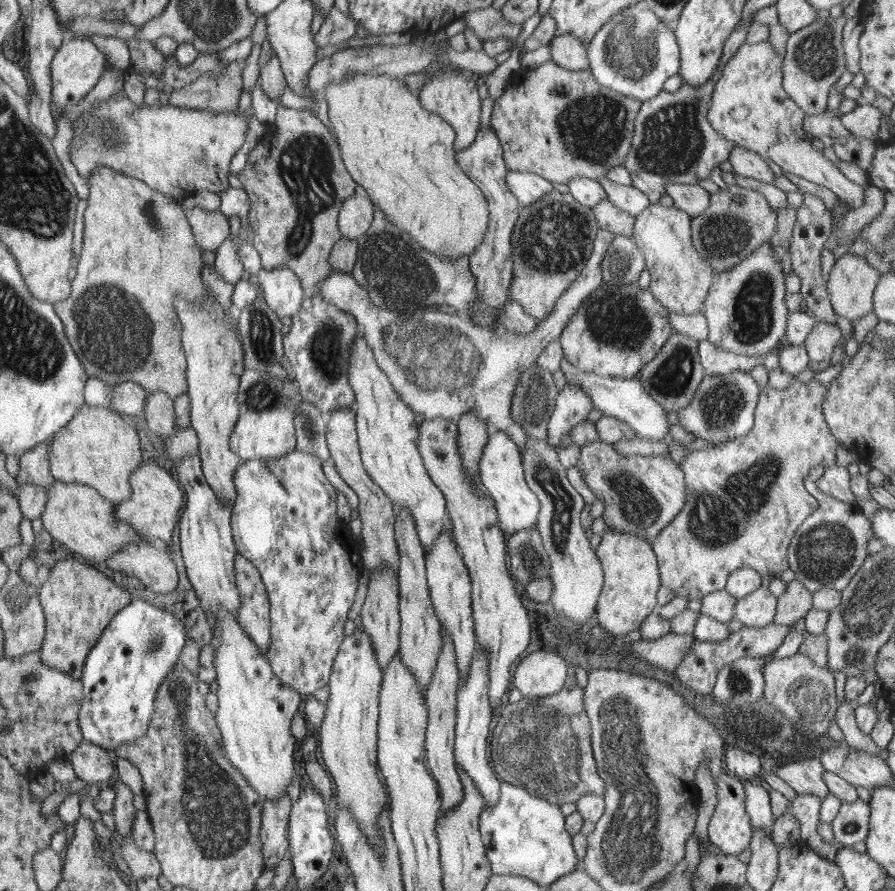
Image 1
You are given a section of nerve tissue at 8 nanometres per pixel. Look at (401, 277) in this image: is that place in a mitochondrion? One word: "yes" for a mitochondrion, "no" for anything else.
yes

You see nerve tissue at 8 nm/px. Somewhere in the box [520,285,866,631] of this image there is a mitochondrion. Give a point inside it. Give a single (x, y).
(717, 519)

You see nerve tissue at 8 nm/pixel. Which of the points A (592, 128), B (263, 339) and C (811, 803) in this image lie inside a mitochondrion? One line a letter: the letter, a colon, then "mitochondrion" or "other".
A: mitochondrion
B: mitochondrion
C: other

